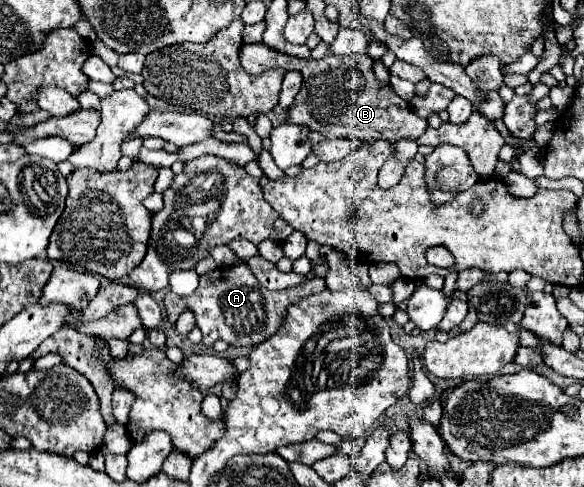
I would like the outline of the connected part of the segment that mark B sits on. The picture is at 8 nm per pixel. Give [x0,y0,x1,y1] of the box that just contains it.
[241,43,427,141]

